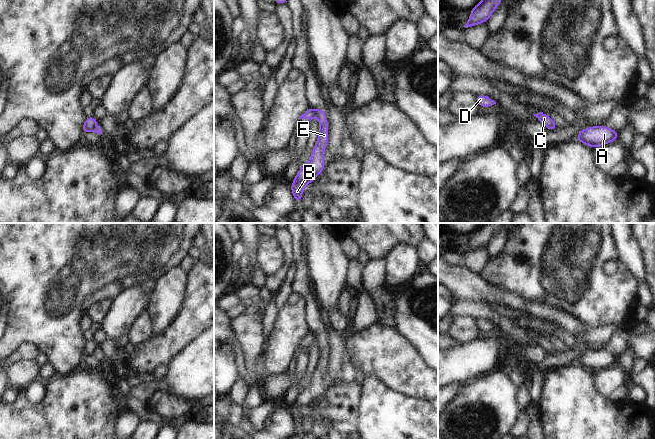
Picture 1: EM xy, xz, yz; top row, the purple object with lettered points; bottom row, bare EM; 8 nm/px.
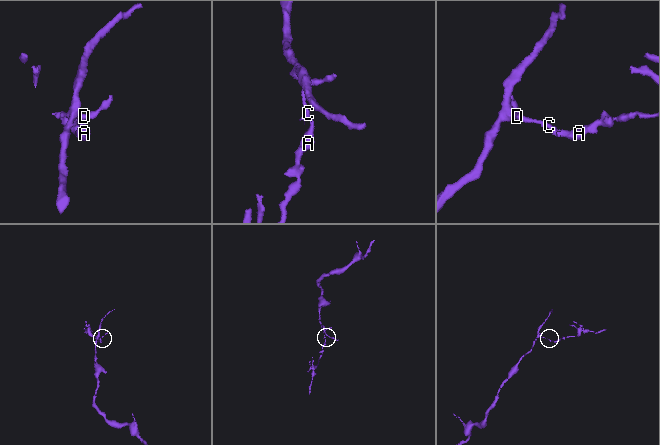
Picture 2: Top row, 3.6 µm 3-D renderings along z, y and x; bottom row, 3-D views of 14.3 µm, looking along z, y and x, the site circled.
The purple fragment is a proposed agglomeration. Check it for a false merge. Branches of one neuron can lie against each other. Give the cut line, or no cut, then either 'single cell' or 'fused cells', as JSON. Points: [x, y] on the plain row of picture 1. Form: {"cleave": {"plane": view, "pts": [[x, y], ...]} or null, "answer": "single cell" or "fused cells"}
{"cleave": {"plane": "xz", "pts": [[315, 334], [316, 339]]}, "answer": "fused cells"}

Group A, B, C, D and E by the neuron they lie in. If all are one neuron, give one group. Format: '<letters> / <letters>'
A B E / C D

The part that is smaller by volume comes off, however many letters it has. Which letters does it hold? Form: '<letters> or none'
A, B, E

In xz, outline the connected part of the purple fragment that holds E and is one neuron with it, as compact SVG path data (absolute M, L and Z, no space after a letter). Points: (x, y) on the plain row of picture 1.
M324 333L316 334L316 340L320 346L319 359L315 371L312 373L311 382L306 386L296 398L291 408L292 420L297 427L301 426L302 417L305 410L311 407L316 400L322 397L325 386L323 384L323 376L328 366L328 346L326 345L326 336Z

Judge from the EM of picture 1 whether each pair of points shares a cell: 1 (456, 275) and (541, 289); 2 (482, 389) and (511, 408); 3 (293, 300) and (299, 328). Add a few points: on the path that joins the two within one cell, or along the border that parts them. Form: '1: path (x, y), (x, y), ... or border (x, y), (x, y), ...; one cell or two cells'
1: border (480, 273), (490, 283), (507, 289); two cells
2: path (489, 396), (501, 408), (504, 408); one cell
3: path (293, 307), (293, 321); one cell

